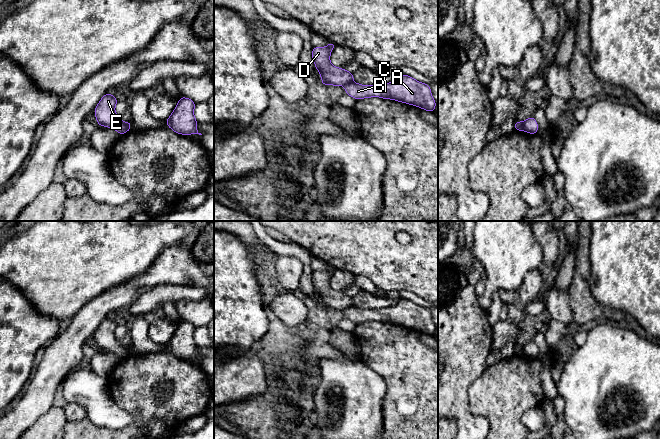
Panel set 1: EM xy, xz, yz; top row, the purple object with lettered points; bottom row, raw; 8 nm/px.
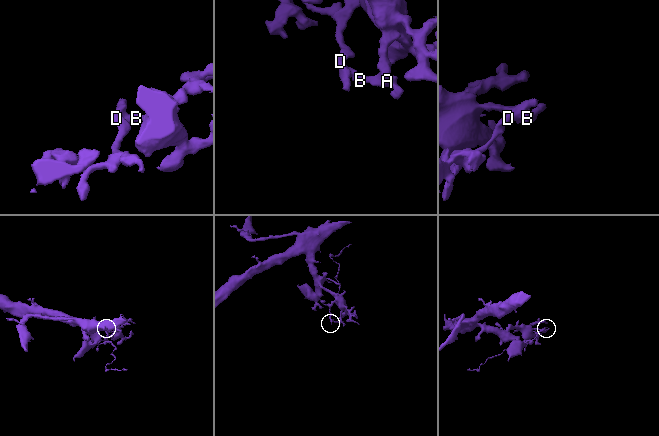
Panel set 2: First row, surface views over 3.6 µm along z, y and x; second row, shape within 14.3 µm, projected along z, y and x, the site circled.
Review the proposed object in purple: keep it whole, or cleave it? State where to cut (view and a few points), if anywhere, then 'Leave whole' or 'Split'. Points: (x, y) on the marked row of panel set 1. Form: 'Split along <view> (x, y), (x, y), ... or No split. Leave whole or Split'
Split along xz (353, 80), (345, 85). Split

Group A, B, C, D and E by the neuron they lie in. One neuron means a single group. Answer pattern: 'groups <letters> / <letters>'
groups A B C / D E

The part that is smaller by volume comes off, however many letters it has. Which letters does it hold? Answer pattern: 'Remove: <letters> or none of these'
Remove: D, E

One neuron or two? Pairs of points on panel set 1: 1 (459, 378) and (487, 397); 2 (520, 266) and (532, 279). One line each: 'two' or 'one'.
1: two
2: two

